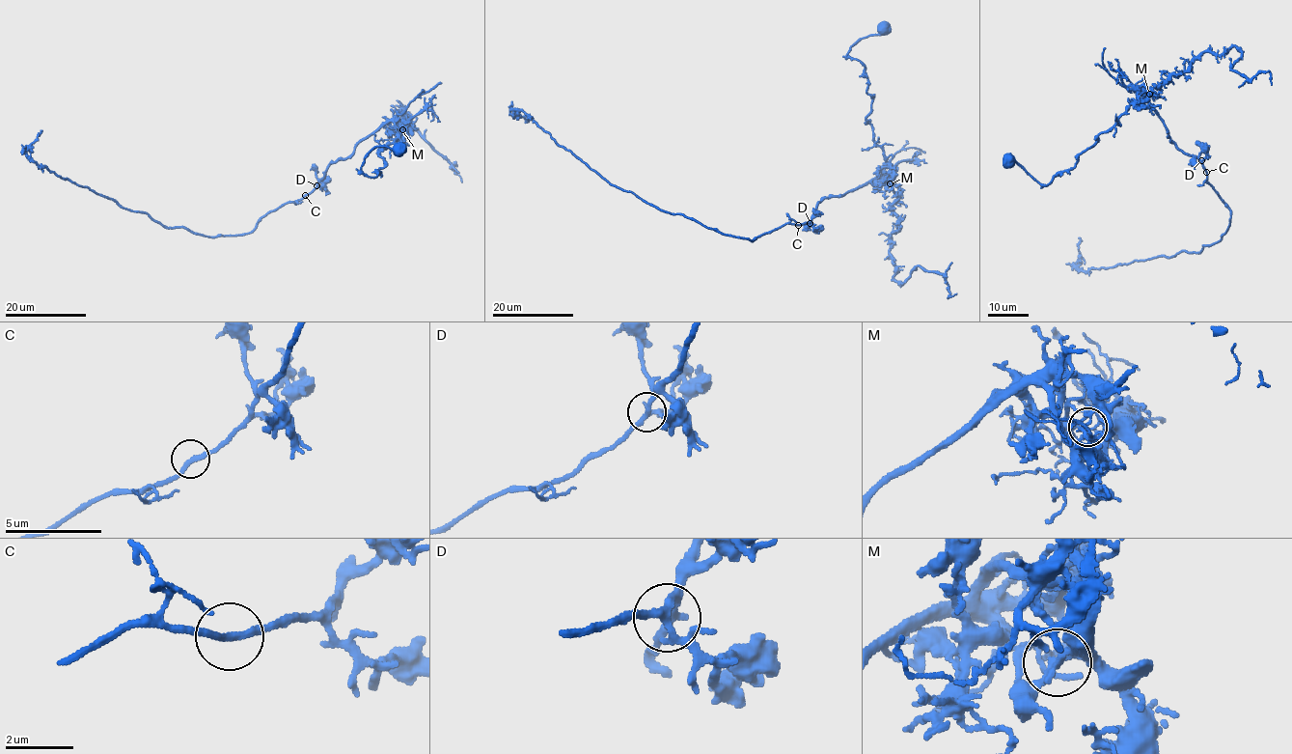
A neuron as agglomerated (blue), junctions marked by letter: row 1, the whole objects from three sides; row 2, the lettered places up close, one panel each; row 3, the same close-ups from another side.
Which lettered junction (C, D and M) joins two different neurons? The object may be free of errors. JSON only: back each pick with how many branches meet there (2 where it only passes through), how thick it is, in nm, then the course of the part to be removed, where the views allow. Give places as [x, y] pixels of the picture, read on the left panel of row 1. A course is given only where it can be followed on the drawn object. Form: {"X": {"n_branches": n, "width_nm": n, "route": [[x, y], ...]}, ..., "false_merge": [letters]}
{"M": {"n_branches": 2, "width_nm": 190, "route": [[402, 130], [382, 124], [309, 194], [247, 233], [208, 237], [163, 226], [38, 165], [26, 151], [41, 130]]}, "false_merge": ["M"]}

